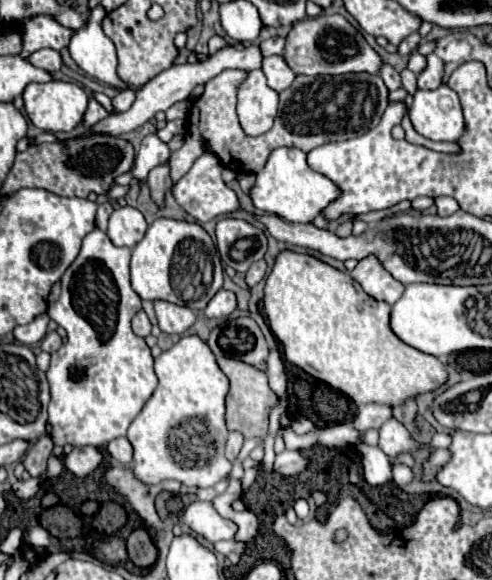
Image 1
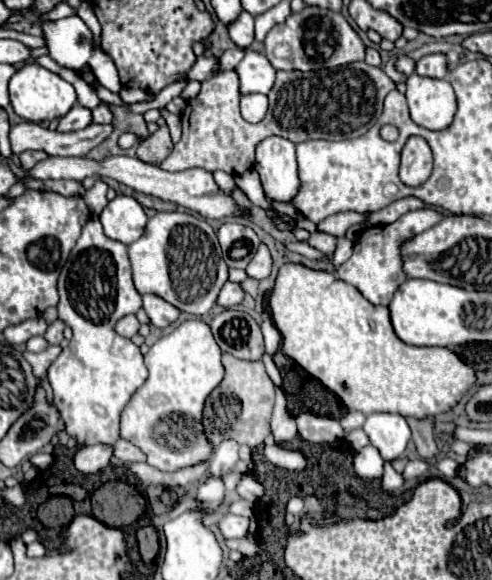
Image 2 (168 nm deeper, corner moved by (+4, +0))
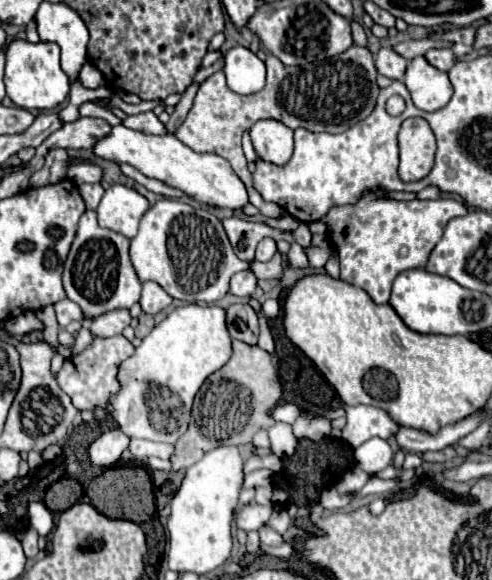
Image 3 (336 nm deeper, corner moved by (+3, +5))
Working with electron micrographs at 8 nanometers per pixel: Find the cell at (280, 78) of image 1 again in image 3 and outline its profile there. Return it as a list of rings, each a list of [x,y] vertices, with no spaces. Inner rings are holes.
[[[235,46],[225,54],[223,72],[227,86],[237,94],[255,94],[265,84],[265,64],[243,46]]]

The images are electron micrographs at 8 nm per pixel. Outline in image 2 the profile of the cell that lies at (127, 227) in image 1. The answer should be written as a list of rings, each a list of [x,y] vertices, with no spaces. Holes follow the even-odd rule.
[[[118,195],[104,207],[100,221],[106,237],[130,245],[142,237],[146,227],[146,213],[136,199]]]

